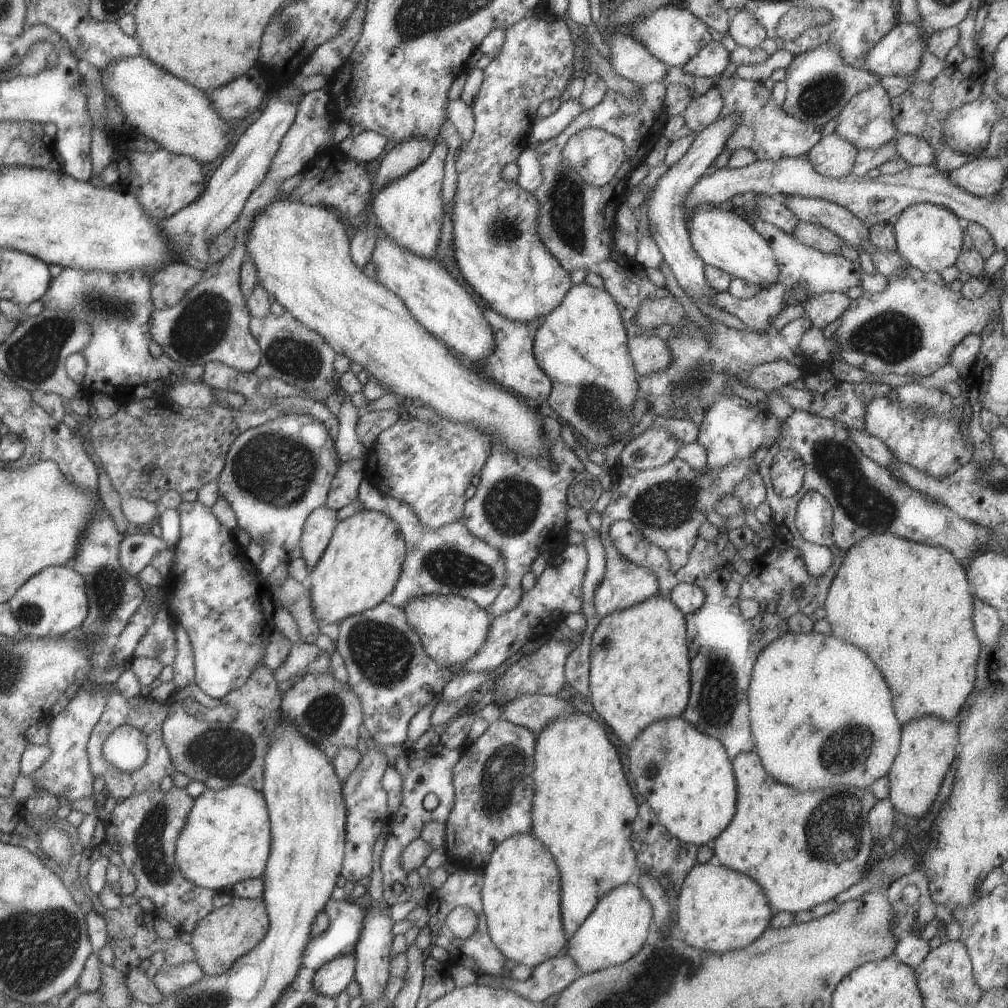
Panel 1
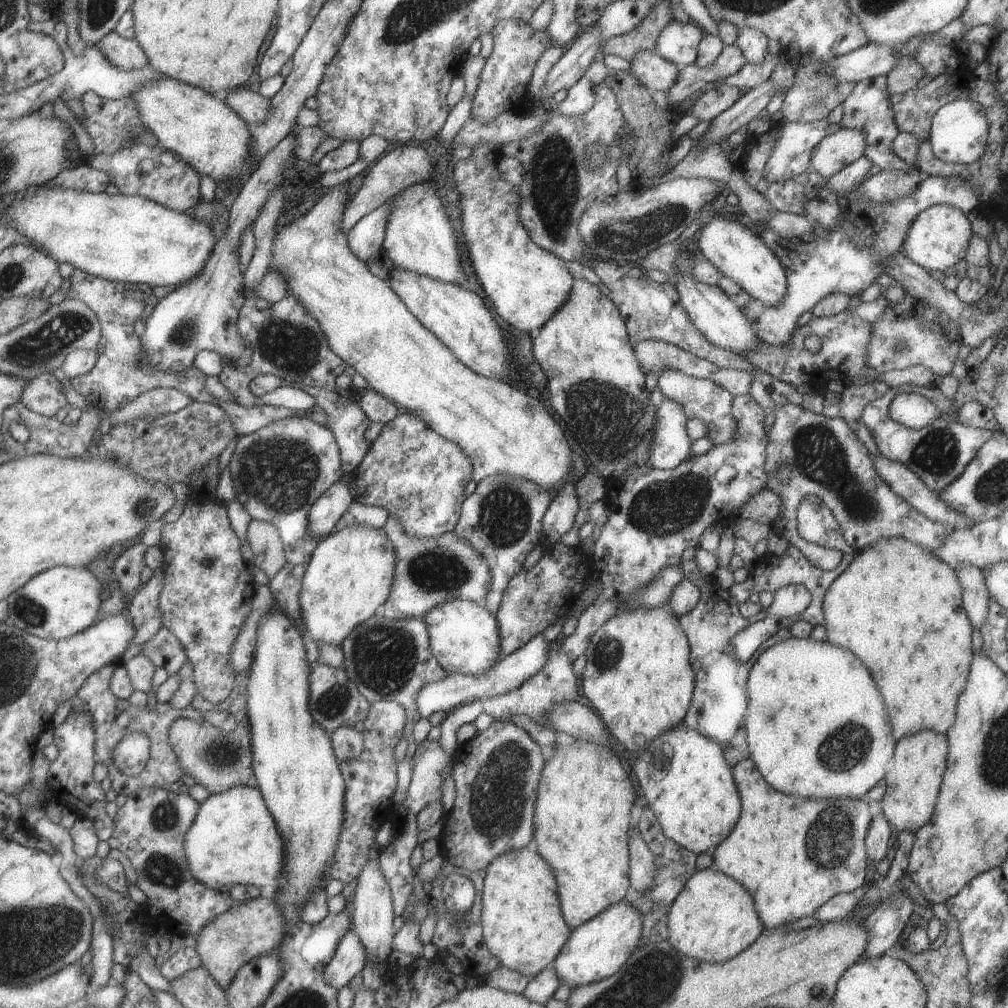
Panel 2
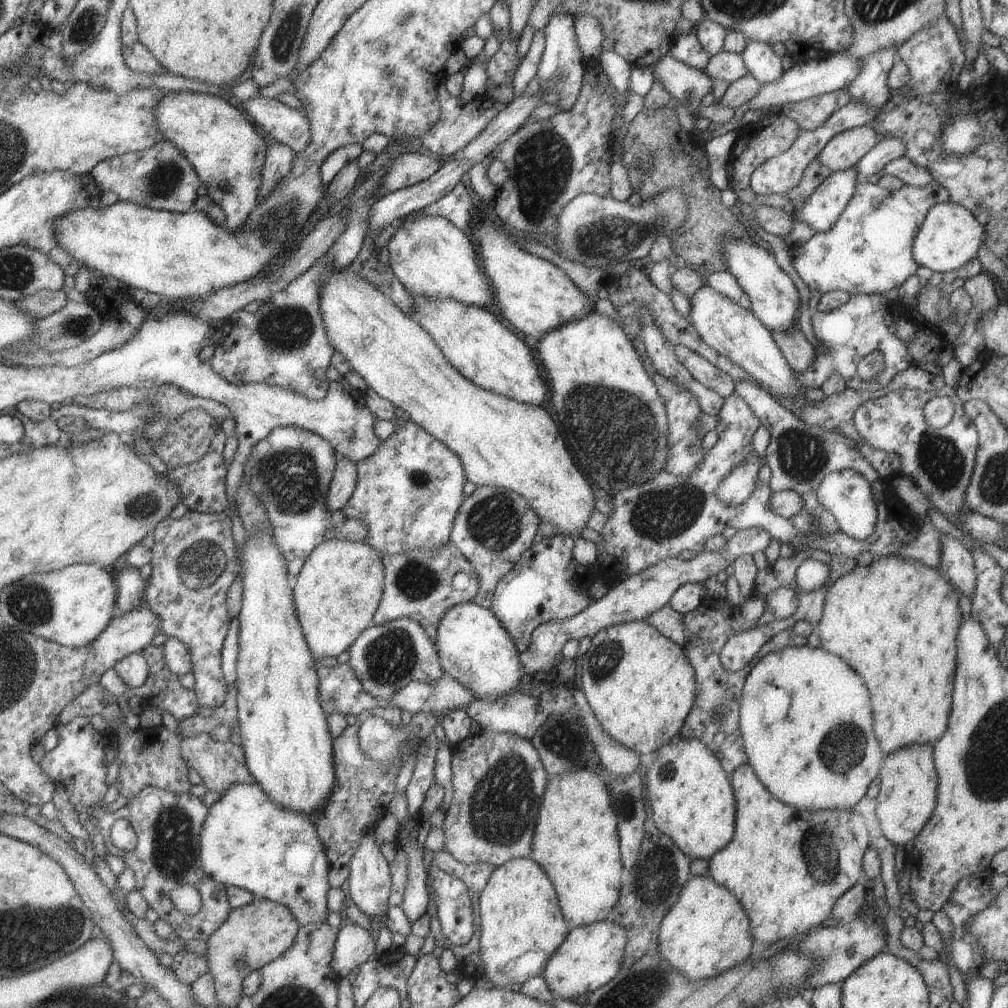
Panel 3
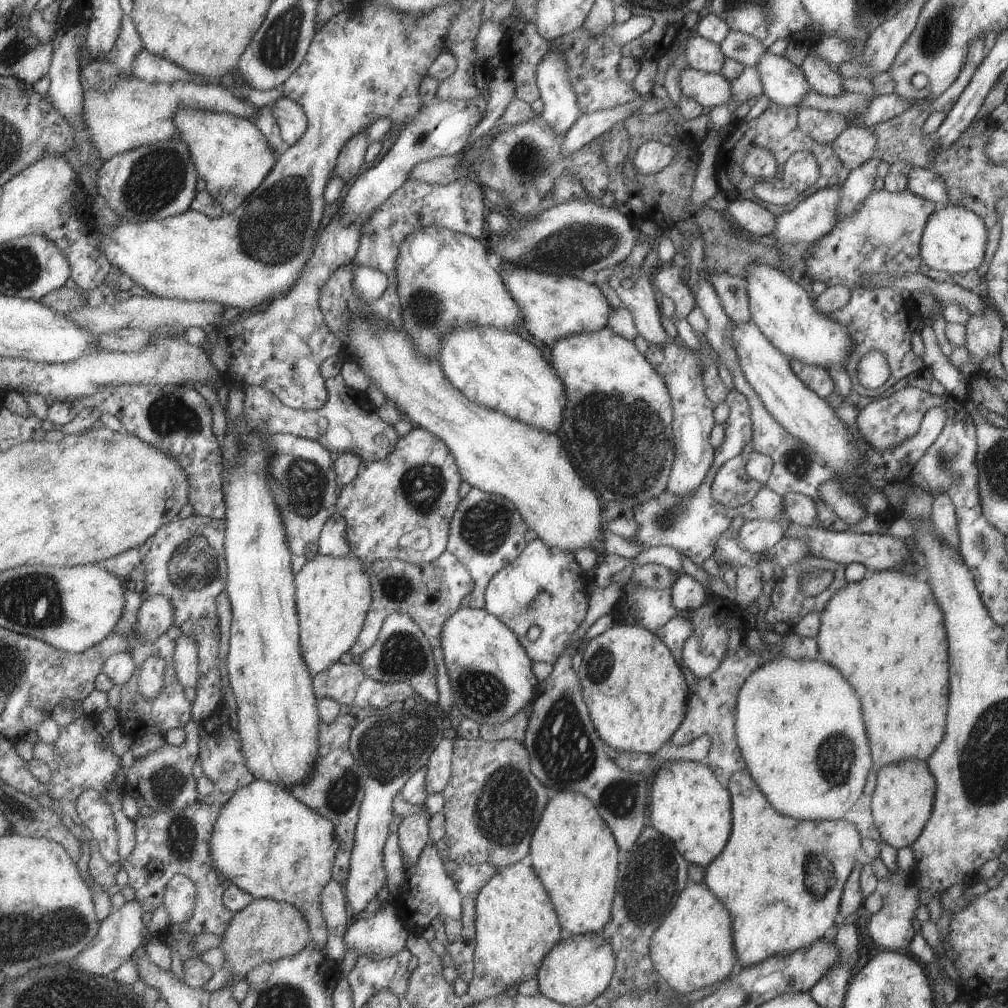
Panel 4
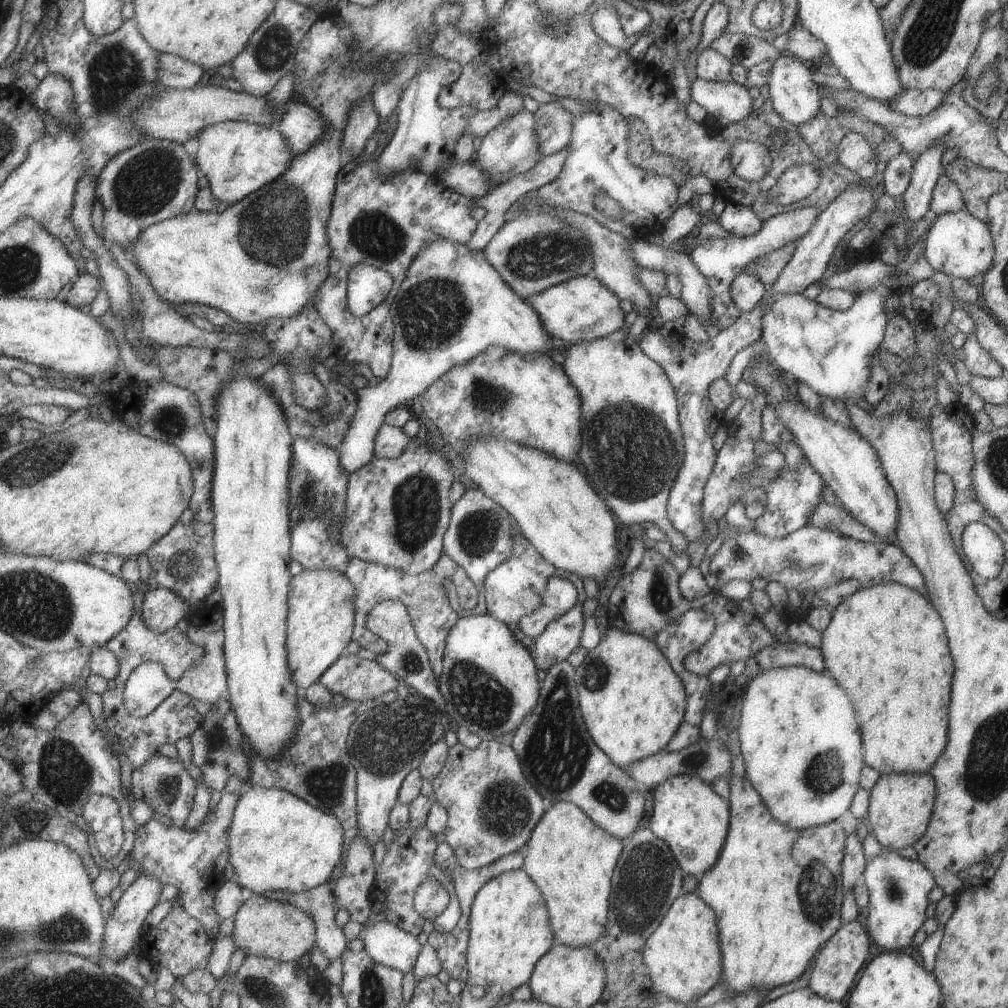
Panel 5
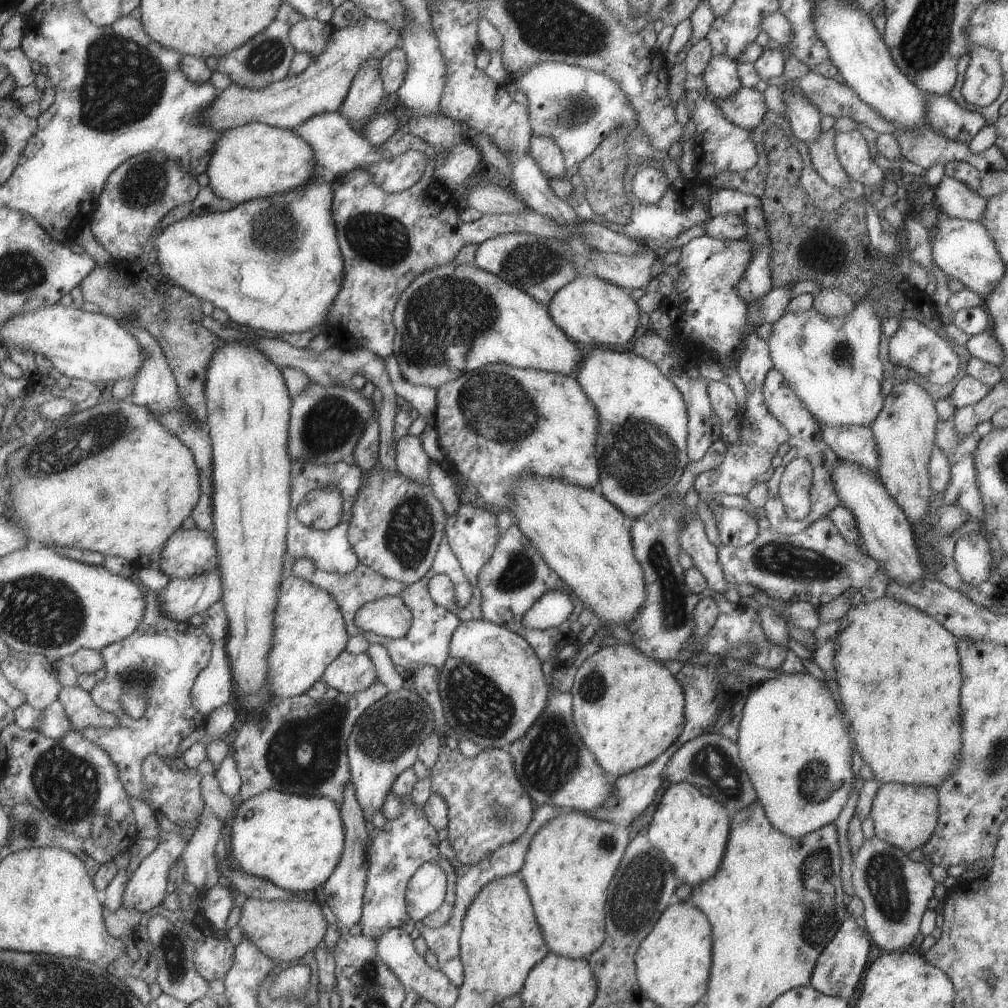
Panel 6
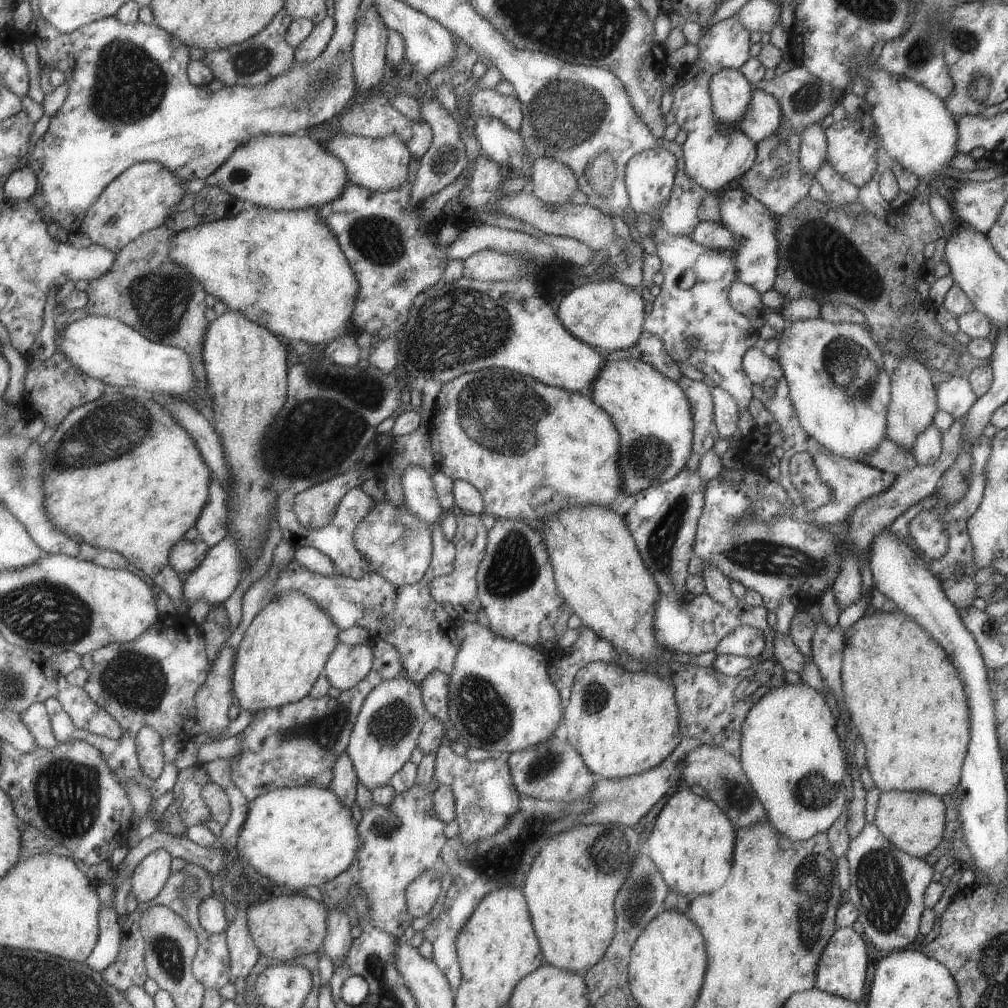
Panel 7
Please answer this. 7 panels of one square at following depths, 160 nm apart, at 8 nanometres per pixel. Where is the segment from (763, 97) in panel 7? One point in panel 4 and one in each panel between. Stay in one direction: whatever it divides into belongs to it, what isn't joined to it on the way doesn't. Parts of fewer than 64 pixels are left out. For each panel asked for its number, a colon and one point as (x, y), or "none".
4: (707, 89)
5: (727, 102)
6: (744, 108)

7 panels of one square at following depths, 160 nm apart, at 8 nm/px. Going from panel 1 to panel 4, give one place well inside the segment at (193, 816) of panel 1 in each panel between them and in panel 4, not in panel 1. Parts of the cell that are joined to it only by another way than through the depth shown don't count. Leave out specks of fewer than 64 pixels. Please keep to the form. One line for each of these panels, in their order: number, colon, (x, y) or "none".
2: (232, 840)
3: (246, 841)
4: (267, 843)

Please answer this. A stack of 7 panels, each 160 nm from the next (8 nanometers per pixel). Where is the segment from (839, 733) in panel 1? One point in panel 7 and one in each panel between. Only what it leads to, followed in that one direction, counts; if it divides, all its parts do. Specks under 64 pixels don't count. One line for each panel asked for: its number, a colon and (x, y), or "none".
2: (804, 696)
3: (804, 717)
4: (798, 725)
5: (800, 744)
6: (792, 742)
7: (789, 749)

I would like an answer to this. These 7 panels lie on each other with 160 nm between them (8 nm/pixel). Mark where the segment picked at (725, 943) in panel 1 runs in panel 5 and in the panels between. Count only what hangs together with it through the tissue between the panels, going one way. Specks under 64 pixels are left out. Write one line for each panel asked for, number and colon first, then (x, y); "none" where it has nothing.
2: (713, 917)
3: (707, 930)
4: (692, 947)
5: (683, 958)

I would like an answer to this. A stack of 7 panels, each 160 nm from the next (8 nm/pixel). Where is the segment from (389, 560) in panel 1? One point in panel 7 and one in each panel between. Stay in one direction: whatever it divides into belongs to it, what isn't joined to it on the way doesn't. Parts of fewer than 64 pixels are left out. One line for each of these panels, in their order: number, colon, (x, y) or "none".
2: (348, 578)
3: (335, 594)
4: (332, 595)
5: (320, 618)
6: (309, 632)
7: (283, 650)

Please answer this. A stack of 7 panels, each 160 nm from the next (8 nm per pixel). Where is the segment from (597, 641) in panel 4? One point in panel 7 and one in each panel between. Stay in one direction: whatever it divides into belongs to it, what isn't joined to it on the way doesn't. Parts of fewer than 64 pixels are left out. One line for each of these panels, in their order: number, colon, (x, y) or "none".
5: (631, 700)
6: (627, 707)
7: (622, 723)

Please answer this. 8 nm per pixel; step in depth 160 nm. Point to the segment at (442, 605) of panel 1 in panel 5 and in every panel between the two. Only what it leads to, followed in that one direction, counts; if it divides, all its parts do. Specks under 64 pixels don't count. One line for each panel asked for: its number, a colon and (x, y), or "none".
2: (463, 638)
3: (473, 648)
4: (490, 675)
5: (488, 682)

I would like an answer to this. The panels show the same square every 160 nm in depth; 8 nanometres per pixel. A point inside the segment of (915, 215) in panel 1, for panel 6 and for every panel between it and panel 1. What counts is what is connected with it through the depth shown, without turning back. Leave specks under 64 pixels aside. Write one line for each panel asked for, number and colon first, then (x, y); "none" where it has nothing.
2: (937, 238)
3: (949, 235)
4: (953, 239)
5: (958, 244)
6: (961, 248)

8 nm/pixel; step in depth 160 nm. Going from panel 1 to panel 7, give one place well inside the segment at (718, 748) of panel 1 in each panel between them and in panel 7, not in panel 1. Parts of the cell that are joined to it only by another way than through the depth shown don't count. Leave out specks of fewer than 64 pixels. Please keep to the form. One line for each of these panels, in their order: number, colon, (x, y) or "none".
2: (687, 783)
3: (692, 802)
4: (689, 804)
5: (687, 814)
6: (690, 829)
7: (691, 842)

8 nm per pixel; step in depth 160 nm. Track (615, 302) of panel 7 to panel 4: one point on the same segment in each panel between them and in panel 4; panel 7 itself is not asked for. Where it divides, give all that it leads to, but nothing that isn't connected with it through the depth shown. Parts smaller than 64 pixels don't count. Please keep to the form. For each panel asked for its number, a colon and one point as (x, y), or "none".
4: (552, 306)
5: (581, 309)
6: (590, 310)

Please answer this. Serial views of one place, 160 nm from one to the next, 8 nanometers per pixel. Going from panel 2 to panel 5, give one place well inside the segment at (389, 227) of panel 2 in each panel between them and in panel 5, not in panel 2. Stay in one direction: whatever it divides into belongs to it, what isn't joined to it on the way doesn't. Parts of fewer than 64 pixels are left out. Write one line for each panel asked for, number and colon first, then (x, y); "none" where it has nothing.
3: (429, 255)
4: (443, 280)
5: (452, 303)

